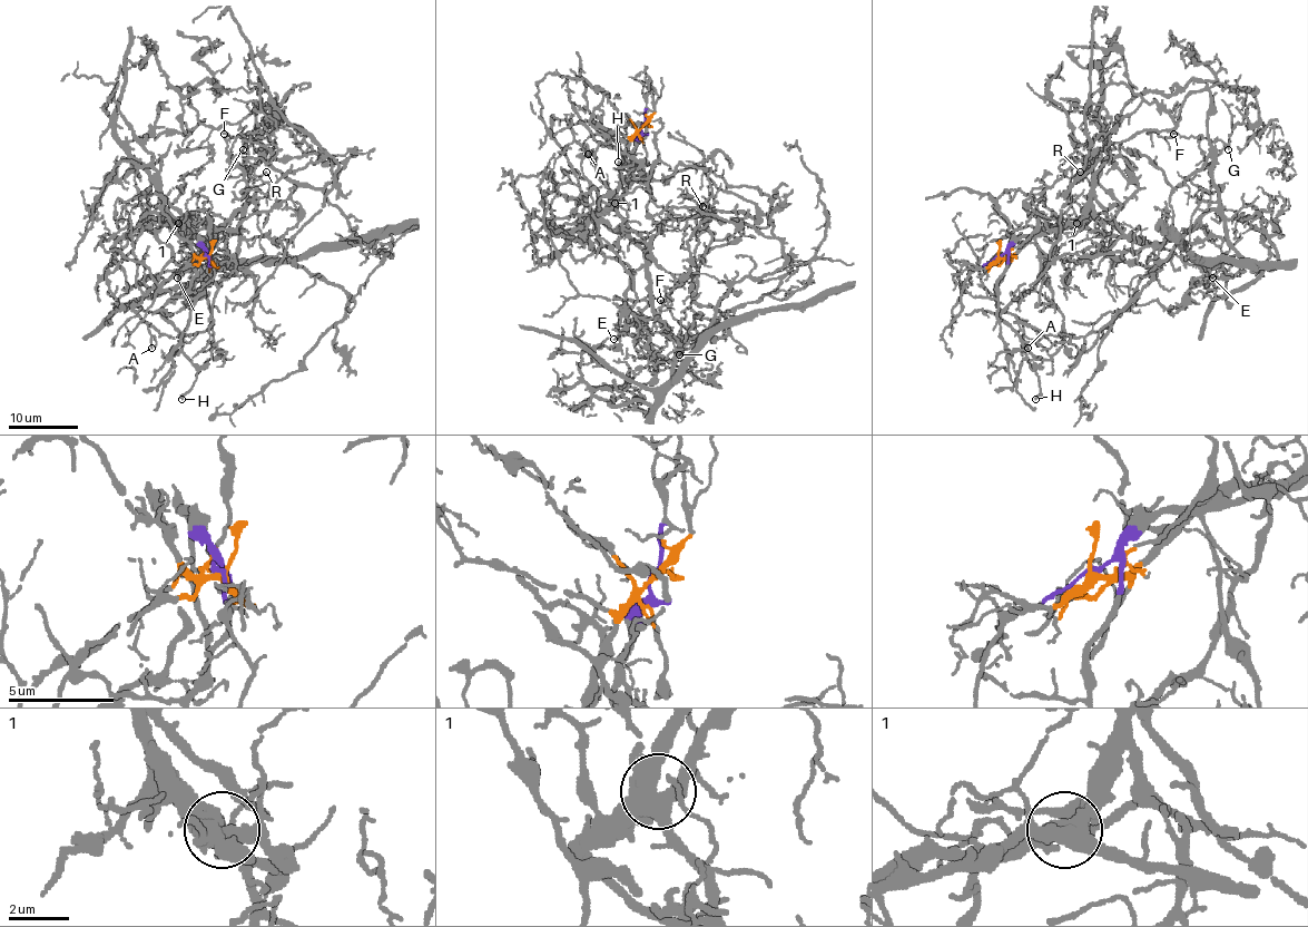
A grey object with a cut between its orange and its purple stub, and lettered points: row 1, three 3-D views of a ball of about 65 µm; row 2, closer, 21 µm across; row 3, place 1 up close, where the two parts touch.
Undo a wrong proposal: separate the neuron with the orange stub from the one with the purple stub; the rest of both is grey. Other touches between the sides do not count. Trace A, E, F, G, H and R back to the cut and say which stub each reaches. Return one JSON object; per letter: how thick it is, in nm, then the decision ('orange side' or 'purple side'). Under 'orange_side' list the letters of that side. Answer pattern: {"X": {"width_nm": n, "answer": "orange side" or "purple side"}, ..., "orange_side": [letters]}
{"A": {"width_nm": 130, "answer": "orange side"}, "E": {"width_nm": 110, "answer": "orange side"}, "F": {"width_nm": 120, "answer": "purple side"}, "G": {"width_nm": 180, "answer": "purple side"}, "H": {"width_nm": 110, "answer": "orange side"}, "R": {"width_nm": 140, "answer": "purple side"}, "orange_side": ["A", "E", "H"]}

